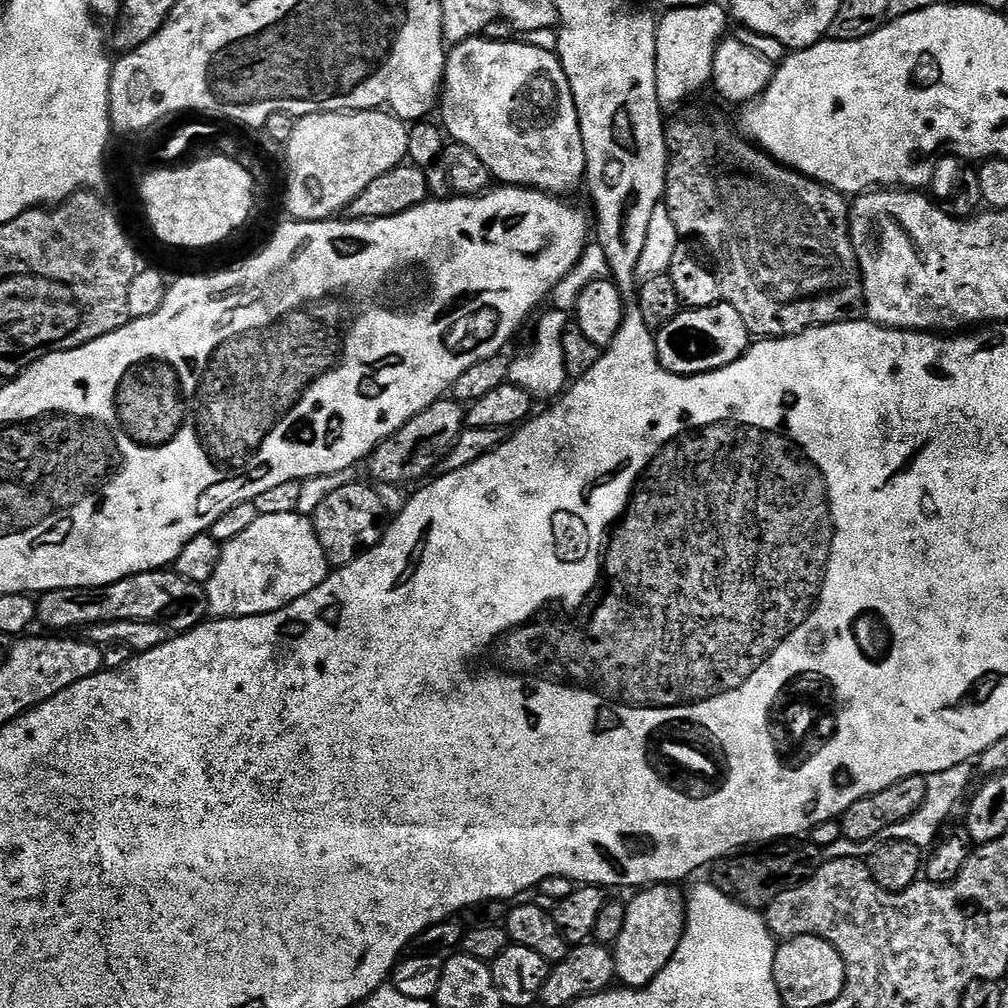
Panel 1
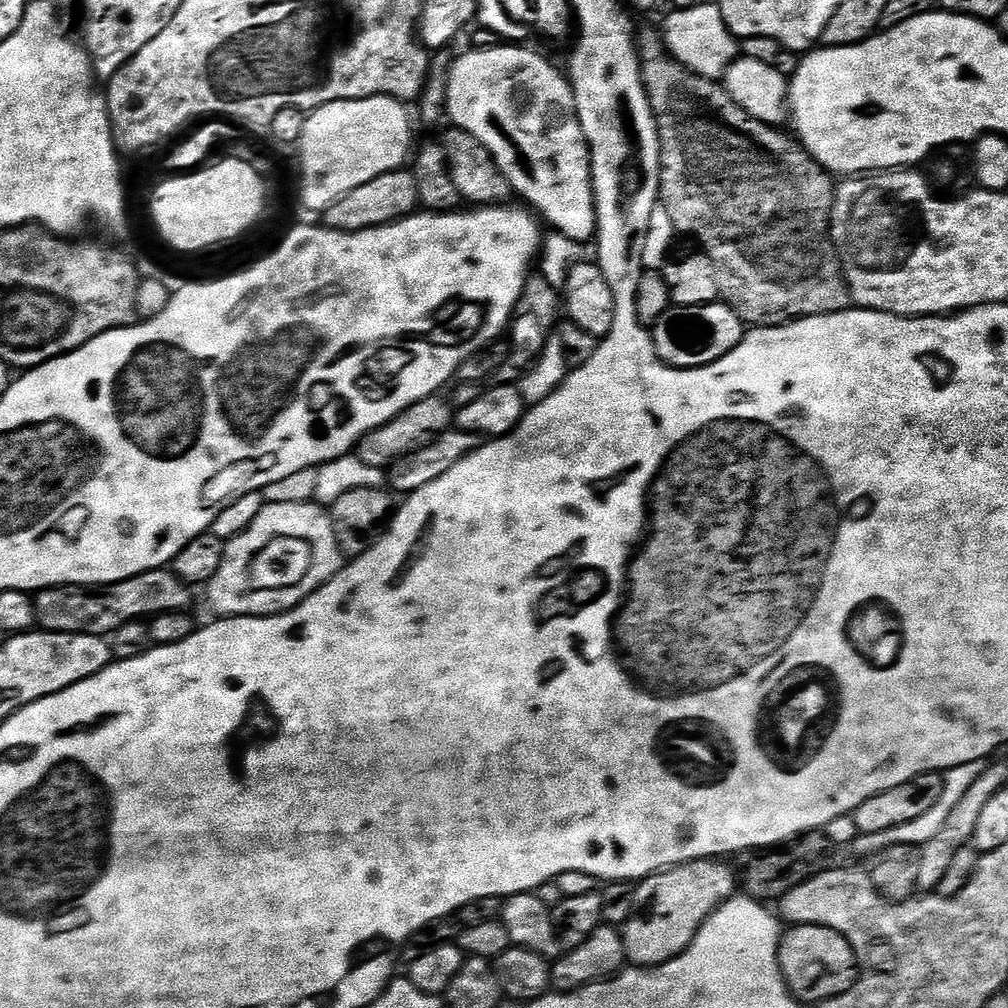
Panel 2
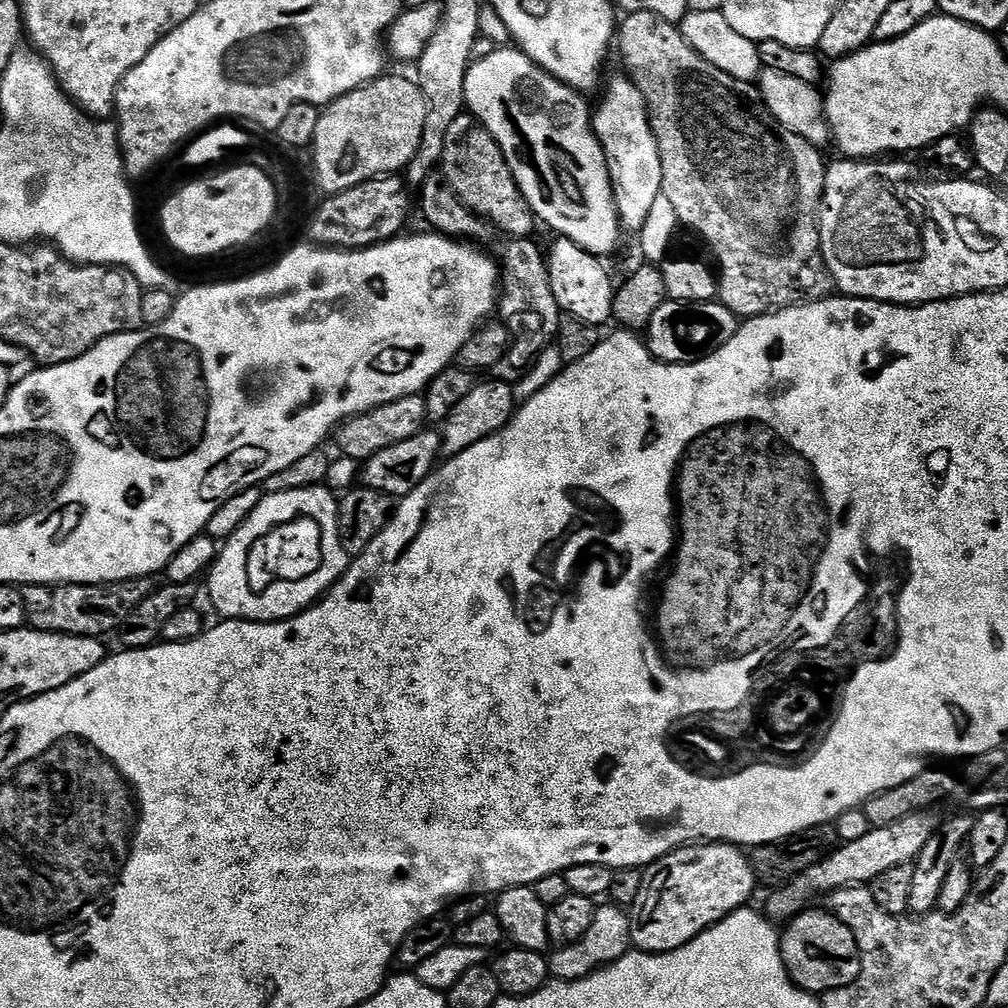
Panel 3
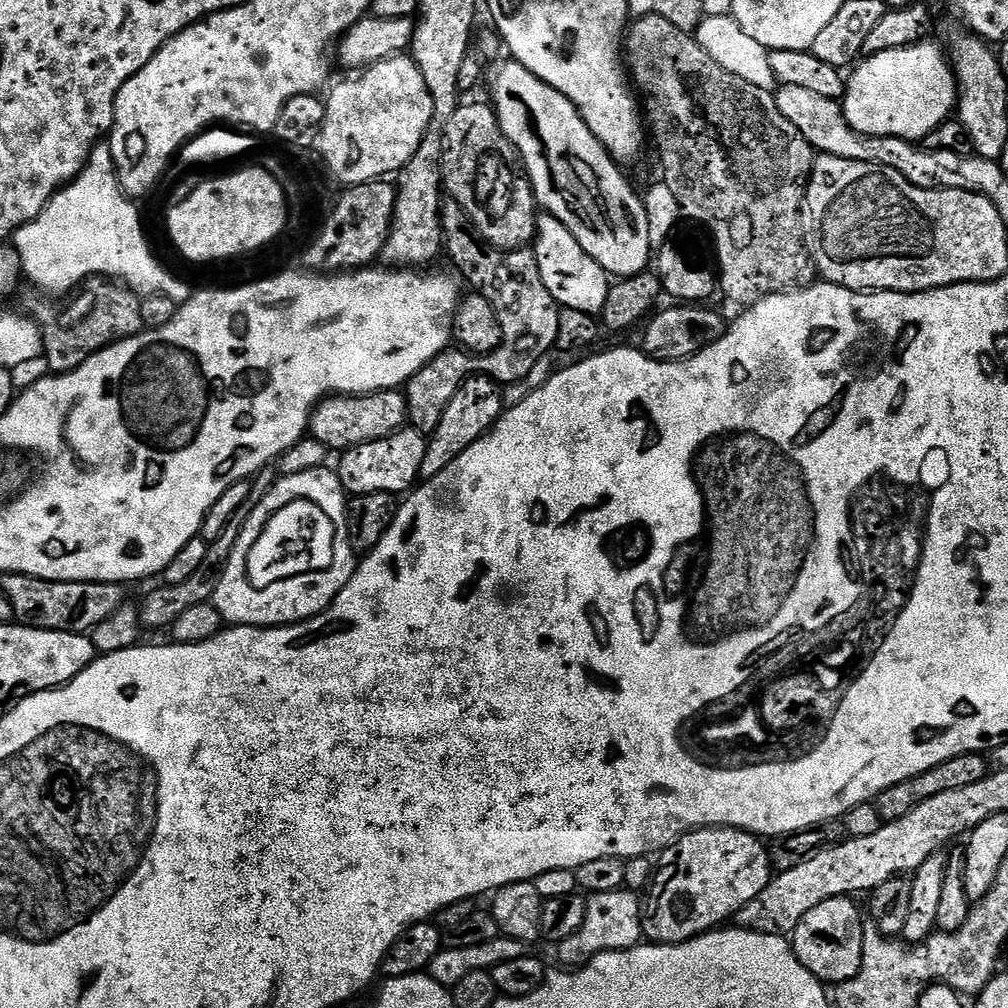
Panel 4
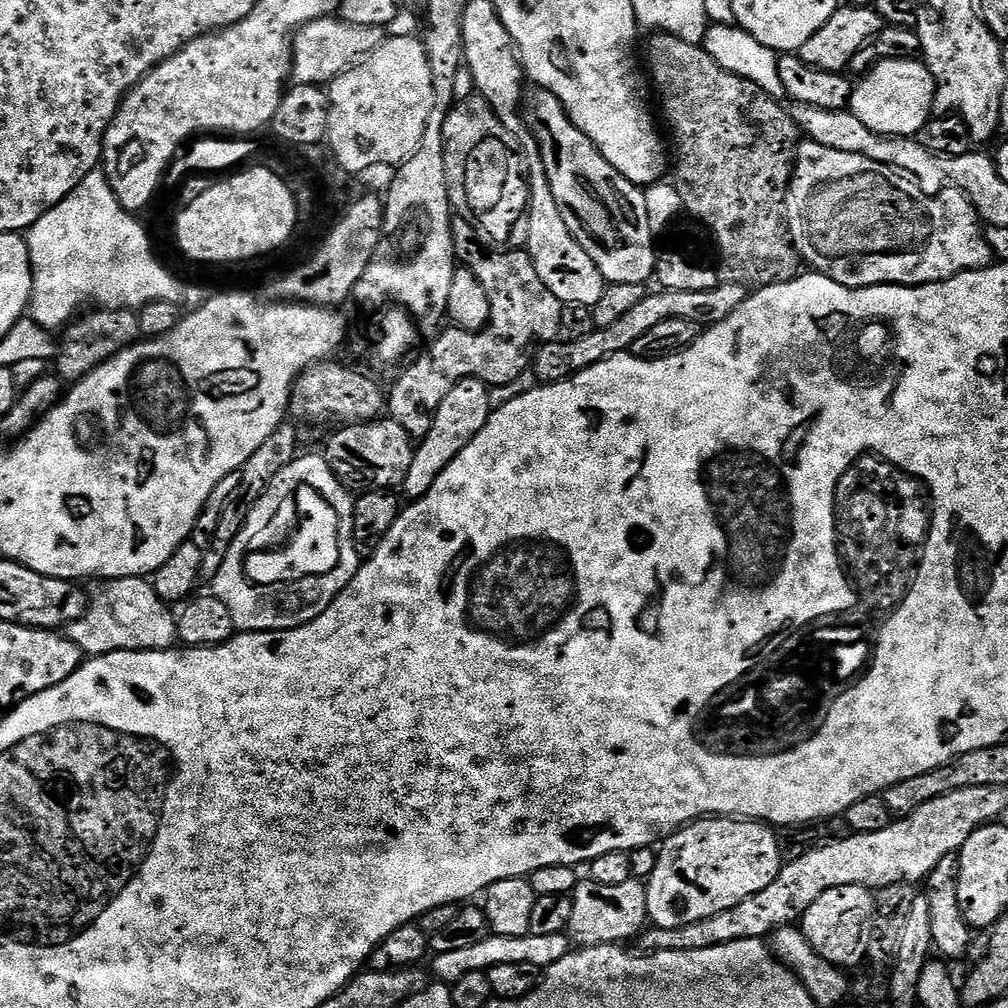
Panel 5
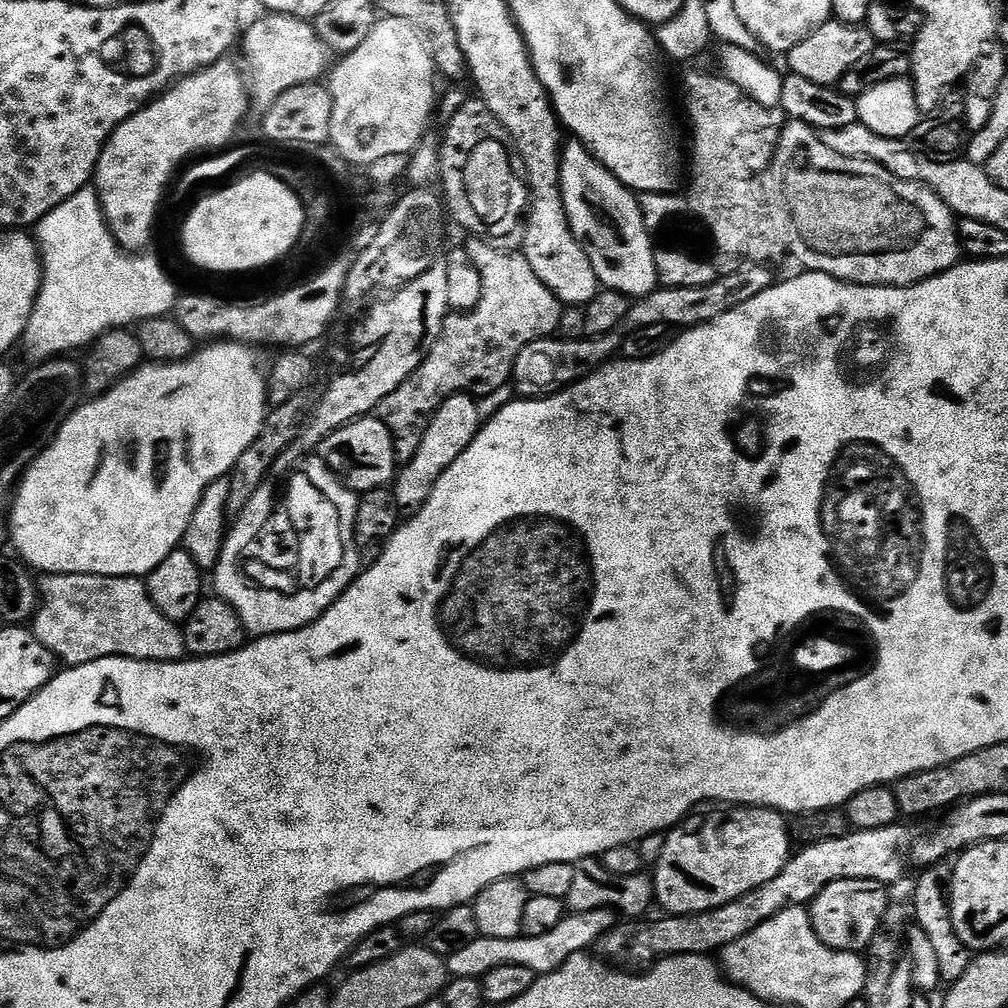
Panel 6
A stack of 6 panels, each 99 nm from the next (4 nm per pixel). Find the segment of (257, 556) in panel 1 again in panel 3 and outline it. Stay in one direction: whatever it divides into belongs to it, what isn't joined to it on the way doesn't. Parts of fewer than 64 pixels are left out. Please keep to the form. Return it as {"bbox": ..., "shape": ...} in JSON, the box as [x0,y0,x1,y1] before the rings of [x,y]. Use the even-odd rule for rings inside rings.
{"bbox":[207,484,350,624],"shape":[[[324,484],[280,493],[265,493],[246,522],[229,540],[223,541],[216,560],[207,573],[208,596],[212,599],[213,606],[221,612],[221,617],[270,624],[289,620],[317,603],[333,584],[340,581],[350,563],[350,558],[346,550],[342,550],[342,542],[338,538],[339,509],[337,493]],[[306,516],[314,516],[322,524],[324,564],[242,564],[246,548],[250,544],[258,546],[262,538],[274,534],[275,528],[282,530],[282,526],[286,528],[296,522],[308,520]]]}

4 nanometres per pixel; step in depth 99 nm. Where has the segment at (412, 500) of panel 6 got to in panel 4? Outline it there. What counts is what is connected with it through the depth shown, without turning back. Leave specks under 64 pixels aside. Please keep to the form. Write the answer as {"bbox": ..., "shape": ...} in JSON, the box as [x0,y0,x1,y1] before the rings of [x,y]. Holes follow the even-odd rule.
{"bbox":[420,374,506,480],"shape":[[[473,374],[467,380],[462,382],[462,386],[450,398],[450,406],[442,414],[442,422],[427,437],[426,458],[422,458],[422,470],[420,471],[420,480],[433,480],[458,454],[462,454],[478,438],[482,438],[500,419],[505,411],[506,405],[502,395],[501,385],[491,380],[488,376]]]}

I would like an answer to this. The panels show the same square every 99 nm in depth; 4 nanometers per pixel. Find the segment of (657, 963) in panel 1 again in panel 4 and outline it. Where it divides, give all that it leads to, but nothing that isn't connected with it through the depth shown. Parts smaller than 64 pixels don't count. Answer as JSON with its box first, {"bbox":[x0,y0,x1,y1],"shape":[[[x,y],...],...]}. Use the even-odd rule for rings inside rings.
{"bbox":[640,828,774,944],"shape":[[[697,828],[664,849],[659,860],[652,883],[643,897],[640,913],[643,939],[653,944],[684,944],[695,936],[719,929],[725,922],[731,921],[738,909],[746,906],[746,902],[762,894],[774,875],[772,858],[765,841],[740,828]]]}

